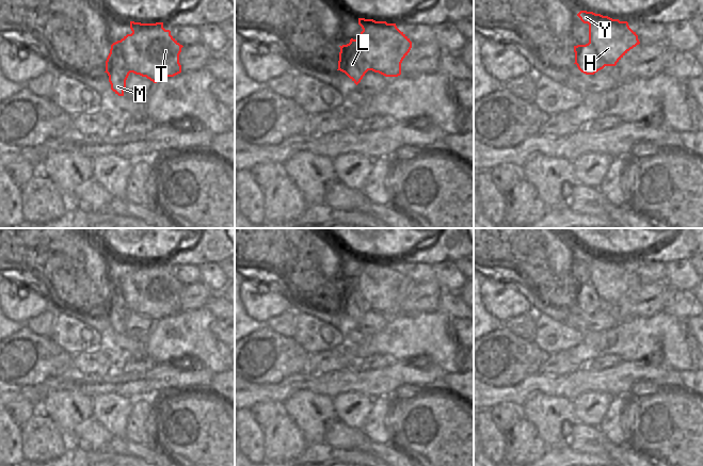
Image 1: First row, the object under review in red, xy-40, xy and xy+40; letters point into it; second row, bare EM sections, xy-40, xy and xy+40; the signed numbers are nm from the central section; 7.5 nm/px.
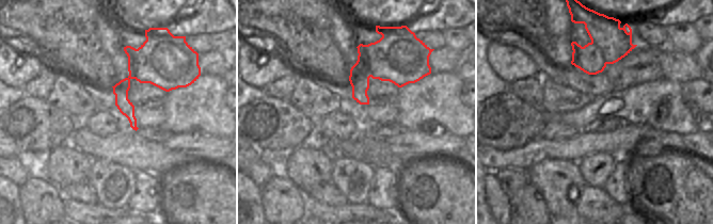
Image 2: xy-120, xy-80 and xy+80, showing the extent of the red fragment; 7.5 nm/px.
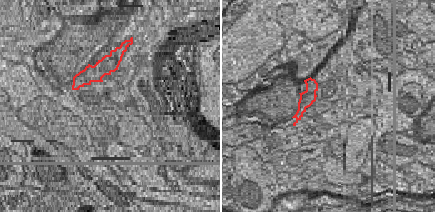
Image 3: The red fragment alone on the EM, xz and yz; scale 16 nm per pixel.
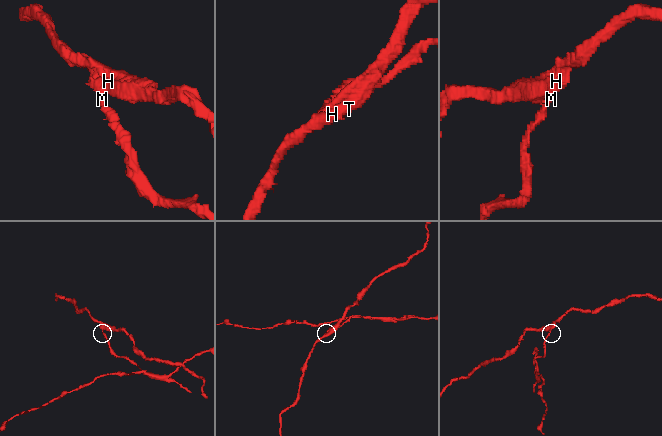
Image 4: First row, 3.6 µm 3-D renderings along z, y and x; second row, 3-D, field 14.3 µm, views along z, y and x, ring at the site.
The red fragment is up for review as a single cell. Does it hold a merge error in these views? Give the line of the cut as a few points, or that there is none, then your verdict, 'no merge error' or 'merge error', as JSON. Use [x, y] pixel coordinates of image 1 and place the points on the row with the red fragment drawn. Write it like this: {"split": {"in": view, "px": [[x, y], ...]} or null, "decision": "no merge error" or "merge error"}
{"split": {"in": "xy-40", "px": [[111, 45], [118, 48], [130, 71]]}, "decision": "merge error"}

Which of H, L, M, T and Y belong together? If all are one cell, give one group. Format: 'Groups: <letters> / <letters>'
Groups: H T Y / L M.

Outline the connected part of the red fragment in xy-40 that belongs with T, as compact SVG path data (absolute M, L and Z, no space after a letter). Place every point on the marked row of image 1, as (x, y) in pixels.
M130 21L130 29L131 34L127 34L121 41L112 44L112 46L119 48L130 73L146 77L154 83L181 73L179 54L183 46L171 35L170 30L163 28L163 22L141 23Z

